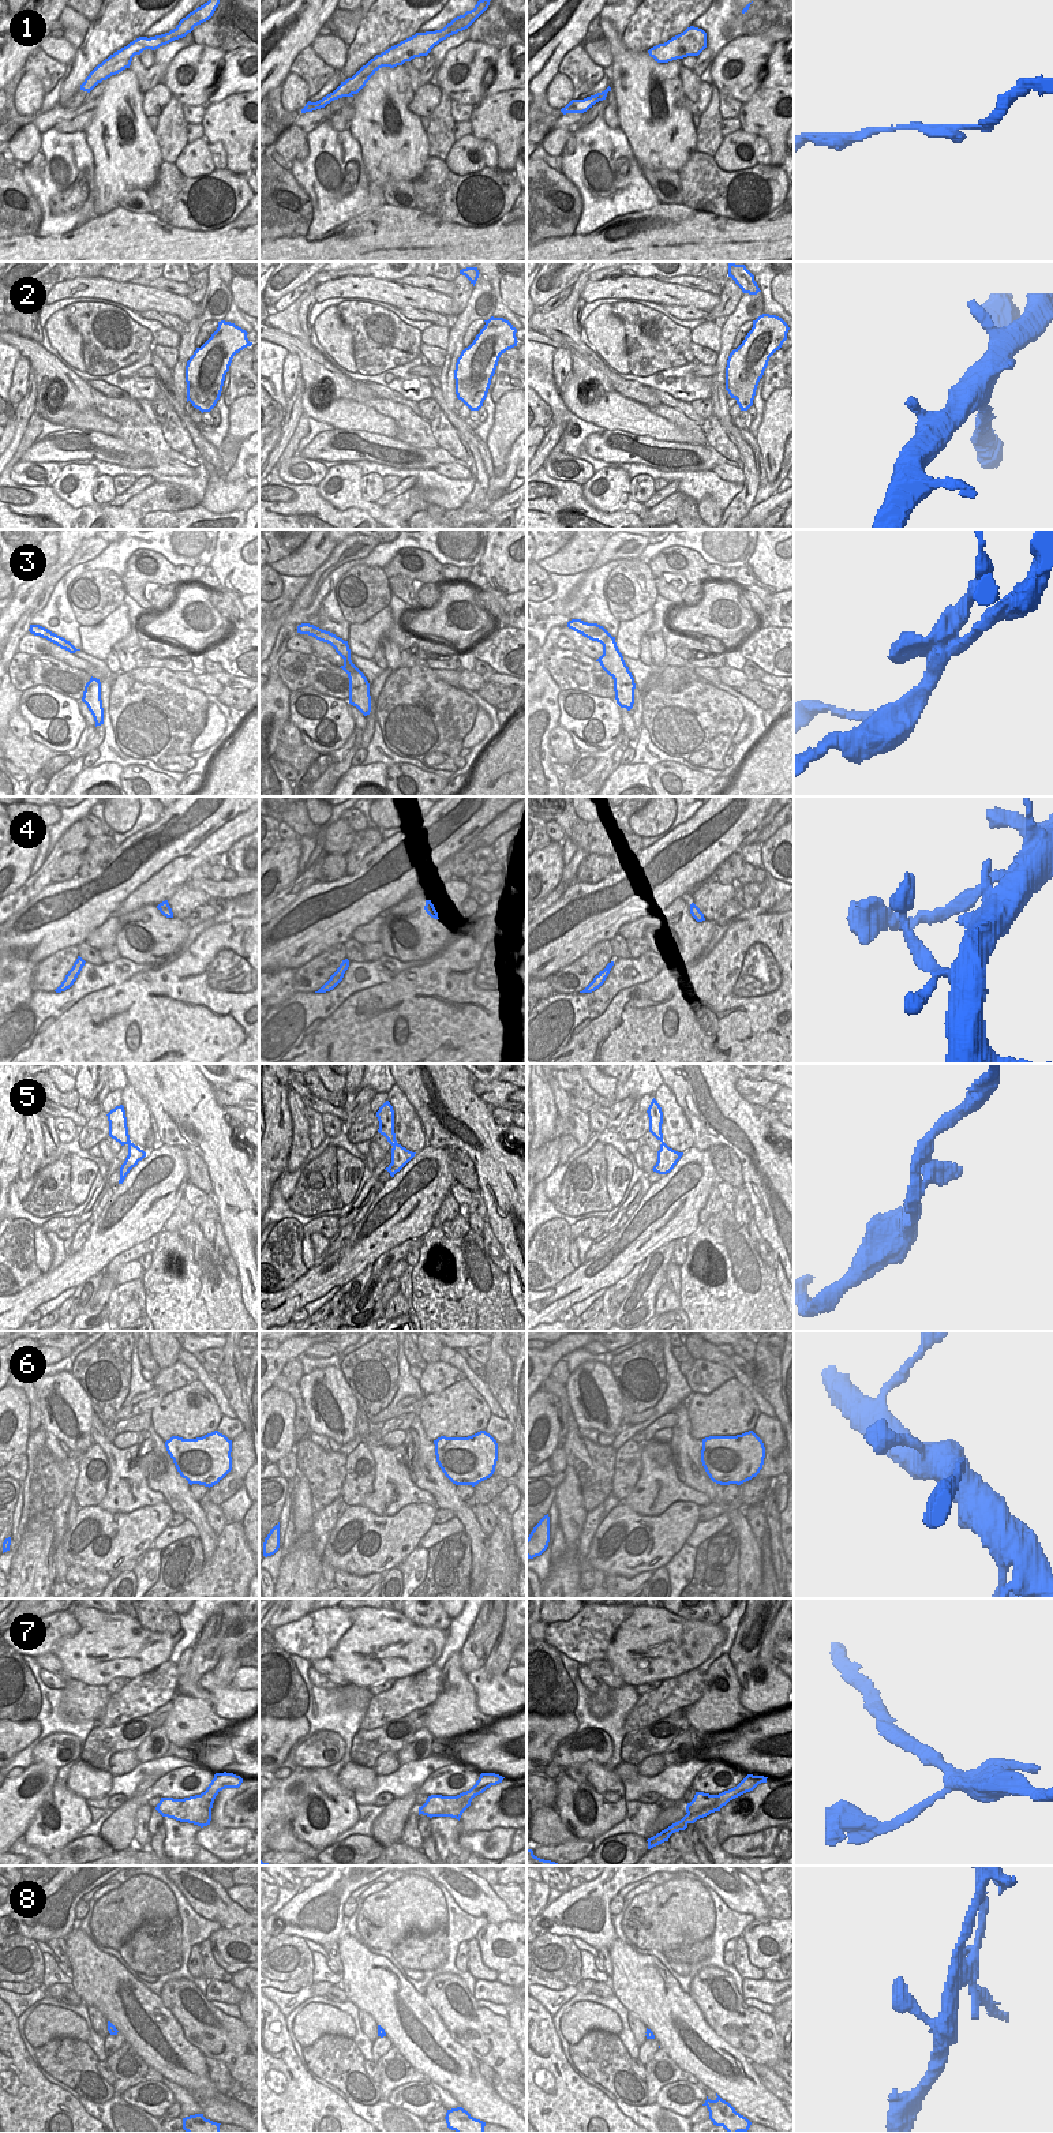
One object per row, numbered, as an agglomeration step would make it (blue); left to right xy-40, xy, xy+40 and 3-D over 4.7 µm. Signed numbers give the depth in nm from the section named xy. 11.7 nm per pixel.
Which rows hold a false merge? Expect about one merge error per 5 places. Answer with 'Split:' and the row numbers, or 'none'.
Split: 7

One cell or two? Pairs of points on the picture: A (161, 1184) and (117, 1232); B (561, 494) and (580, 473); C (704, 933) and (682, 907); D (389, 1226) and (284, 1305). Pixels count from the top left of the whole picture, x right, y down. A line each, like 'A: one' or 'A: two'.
A: one
B: two
C: one
D: one

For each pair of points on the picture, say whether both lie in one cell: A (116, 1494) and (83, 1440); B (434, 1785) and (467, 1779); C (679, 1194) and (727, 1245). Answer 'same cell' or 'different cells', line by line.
A: different cells
B: same cell
C: different cells

